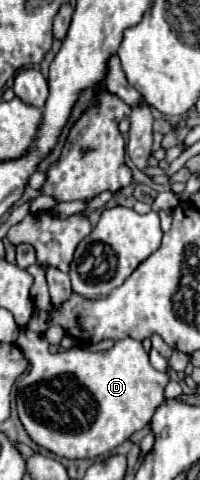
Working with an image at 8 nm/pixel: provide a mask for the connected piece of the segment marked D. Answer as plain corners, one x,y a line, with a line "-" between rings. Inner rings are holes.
21,329
17,347
29,359
29,373
17,379
17,411
27,435
39,447
51,451
53,455
65,459
95,459
109,453
123,441
127,441
135,431
149,425
155,409
165,401
163,389
169,381
165,373
159,373
149,363
149,355
141,341
131,337
115,341
107,351
89,351
81,347
71,347
69,351
49,353
49,343
43,335

